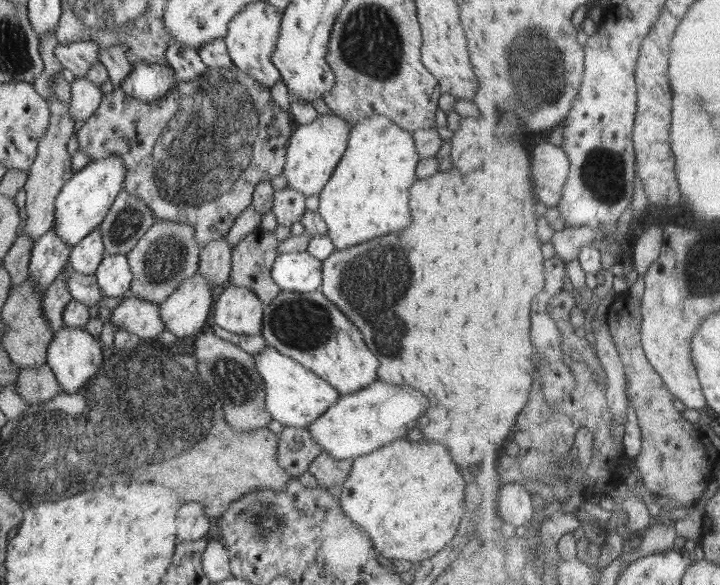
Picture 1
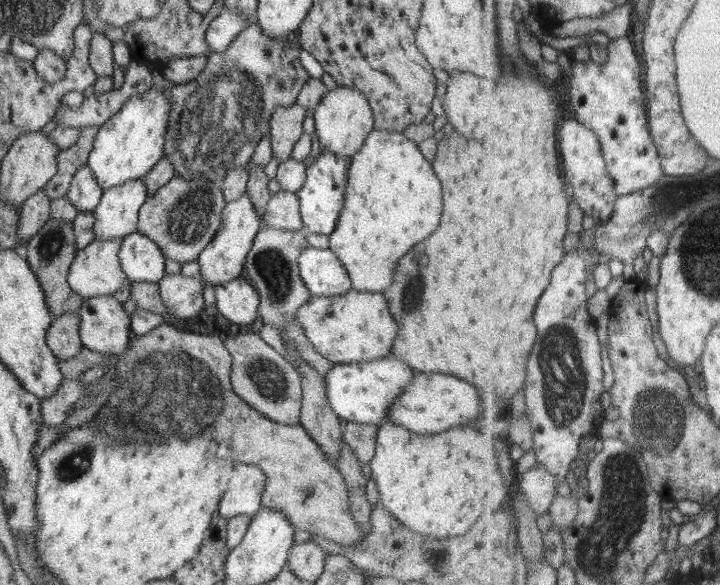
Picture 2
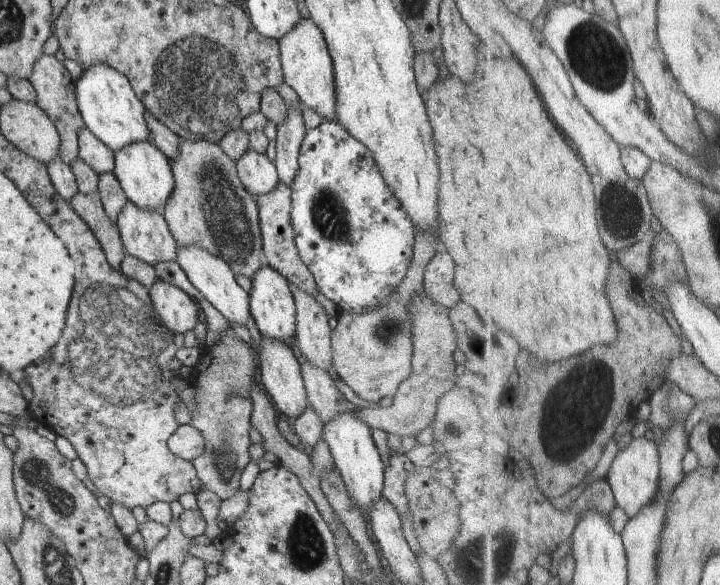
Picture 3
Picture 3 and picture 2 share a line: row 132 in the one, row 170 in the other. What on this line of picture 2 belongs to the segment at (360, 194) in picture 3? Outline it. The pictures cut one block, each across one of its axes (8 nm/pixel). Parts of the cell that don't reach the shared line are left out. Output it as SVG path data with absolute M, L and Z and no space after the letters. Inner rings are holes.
M320 149L320 153L311 163L306 169L306 182L297 192L304 231L329 235L336 228L345 203L351 157L341 157L333 152Z

